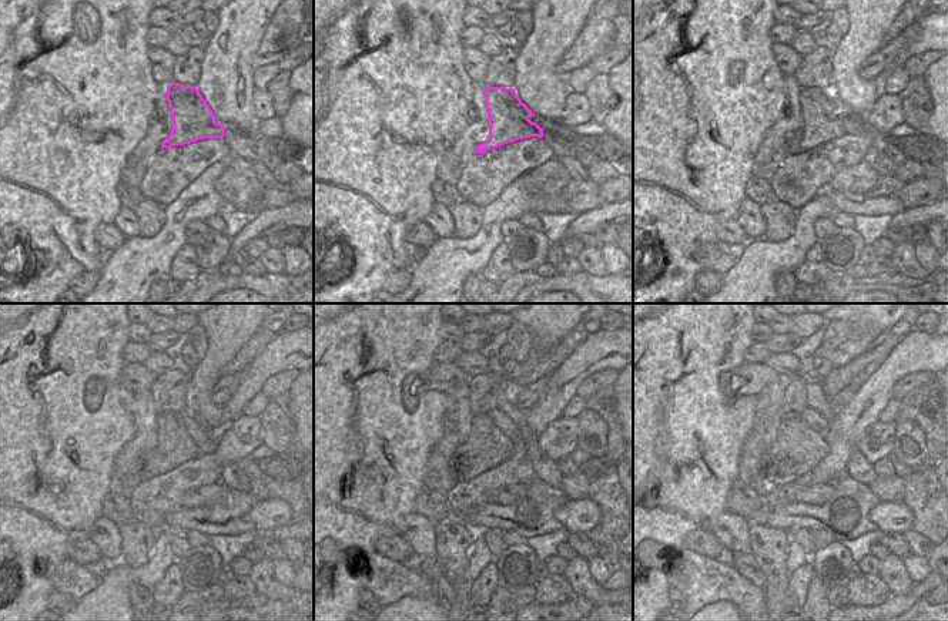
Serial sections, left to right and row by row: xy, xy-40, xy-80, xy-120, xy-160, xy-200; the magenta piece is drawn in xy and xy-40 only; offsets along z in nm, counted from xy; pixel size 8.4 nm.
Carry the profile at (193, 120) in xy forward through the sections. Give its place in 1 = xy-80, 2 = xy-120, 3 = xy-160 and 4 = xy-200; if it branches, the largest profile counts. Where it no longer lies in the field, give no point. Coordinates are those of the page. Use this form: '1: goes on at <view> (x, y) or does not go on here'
1: goes on at xy-80 (826, 117)
2: goes on at xy-120 (174, 446)
3: goes on at xy-160 (488, 446)
4: goes on at xy-200 (796, 449)

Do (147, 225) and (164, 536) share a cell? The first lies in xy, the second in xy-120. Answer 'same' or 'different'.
different

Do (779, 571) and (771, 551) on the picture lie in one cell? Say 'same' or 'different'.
same

